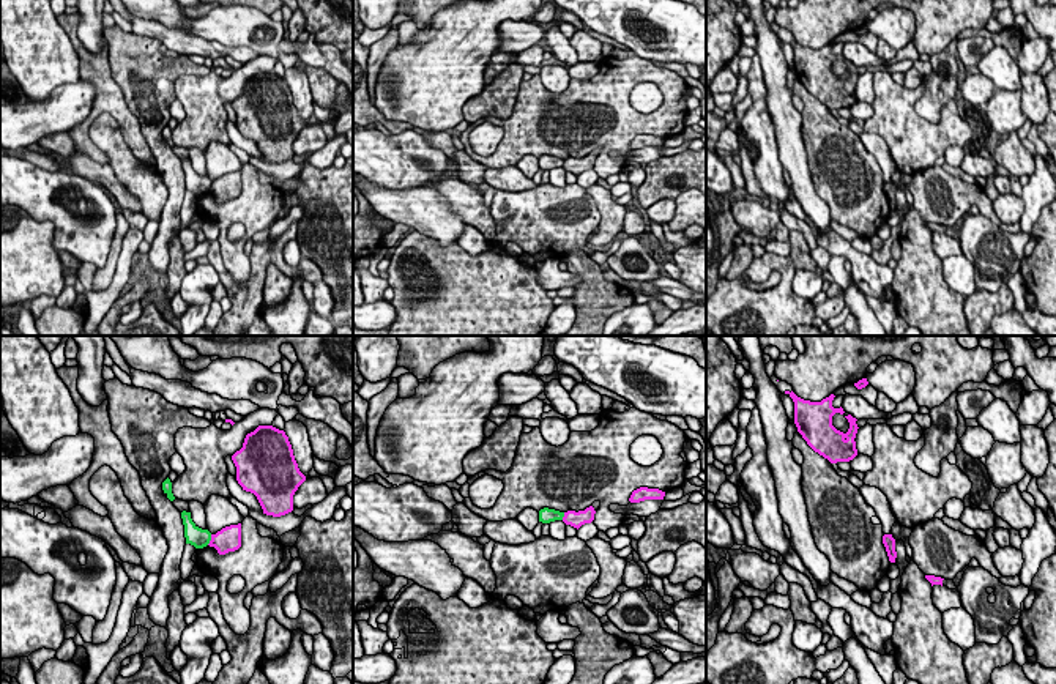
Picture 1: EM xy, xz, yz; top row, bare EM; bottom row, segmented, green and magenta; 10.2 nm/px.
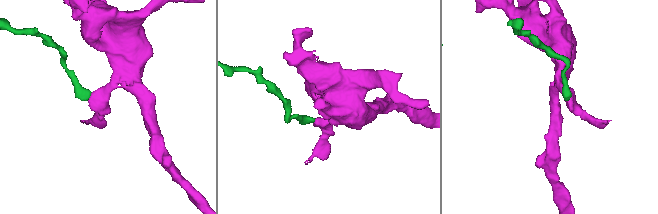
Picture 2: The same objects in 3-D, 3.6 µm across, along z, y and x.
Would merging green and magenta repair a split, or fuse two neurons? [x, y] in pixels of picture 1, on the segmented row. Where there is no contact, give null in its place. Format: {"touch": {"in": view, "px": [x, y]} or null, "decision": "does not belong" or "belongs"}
{"touch": {"in": "xy", "px": [210, 539]}, "decision": "does not belong"}

